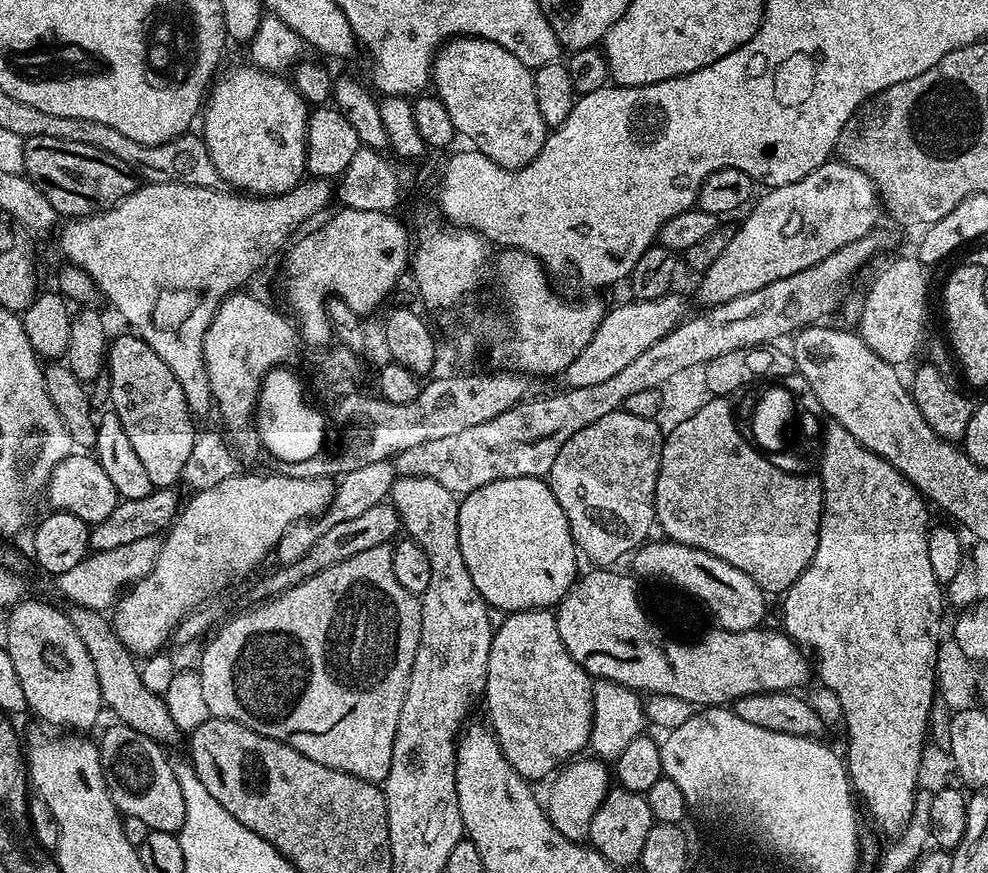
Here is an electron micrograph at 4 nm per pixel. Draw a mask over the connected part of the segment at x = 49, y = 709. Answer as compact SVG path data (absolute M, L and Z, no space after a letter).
M32 599L22 600L7 613L8 633L3 640L18 673L18 682L22 682L27 711L53 724L56 730L92 728L104 708L94 662L90 662L90 654L82 646L82 638L78 638L78 630L74 630L67 611Z

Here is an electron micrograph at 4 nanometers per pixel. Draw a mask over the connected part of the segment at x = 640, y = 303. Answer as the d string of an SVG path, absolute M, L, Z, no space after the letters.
M673 290L662 298L654 300L629 299L629 304L620 304L617 308L609 307L604 313L598 330L594 330L594 338L586 342L586 350L566 366L562 380L568 388L581 388L582 386L598 386L598 382L606 382L606 378L614 378L618 370L626 370L638 354L650 350L654 342L666 338L680 324L684 323L690 309L684 305L684 300Z

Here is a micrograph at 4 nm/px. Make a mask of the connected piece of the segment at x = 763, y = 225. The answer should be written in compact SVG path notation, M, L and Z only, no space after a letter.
M839 158L828 160L810 174L806 174L806 178L790 182L790 186L770 188L763 194L765 196L760 201L757 199L747 209L748 217L741 222L740 229L729 235L726 250L722 250L718 259L699 277L701 305L725 304L730 302L730 298L754 294L754 290L762 290L762 286L778 282L778 278L790 278L790 274L798 274L802 270L812 268L830 258L830 254L842 250L844 246L850 246L864 236L873 235L875 228L872 227L879 222L880 216L882 217L880 197L877 196L876 187L872 185L870 178L866 178L862 170L845 164Z

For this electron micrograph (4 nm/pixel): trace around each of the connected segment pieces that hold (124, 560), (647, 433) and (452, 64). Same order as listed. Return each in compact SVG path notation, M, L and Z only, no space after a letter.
M151 536L138 538L138 542L126 542L126 546L114 546L114 550L92 552L82 562L78 562L78 566L55 576L56 588L69 600L69 605L104 612L115 605L121 593L131 589L138 581L146 578L150 570L154 570L161 543L160 536Z
M617 410L598 418L598 422L590 422L586 430L578 430L558 450L558 458L554 458L554 466L550 466L546 479L554 490L554 498L558 498L558 506L566 514L566 522L570 522L572 541L583 559L585 556L593 560L596 566L616 566L624 555L625 559L649 539L648 531L656 524L656 483L664 438L655 420Z
M458 36L440 45L440 51L432 61L430 84L435 95L439 96L442 106L446 106L450 113L450 122L454 122L457 133L472 140L471 147L475 151L490 158L490 162L498 166L518 169L538 158L550 131L538 110L533 75L533 69L518 62L518 58L510 54L510 50L502 50L498 42L490 42L477 36Z

